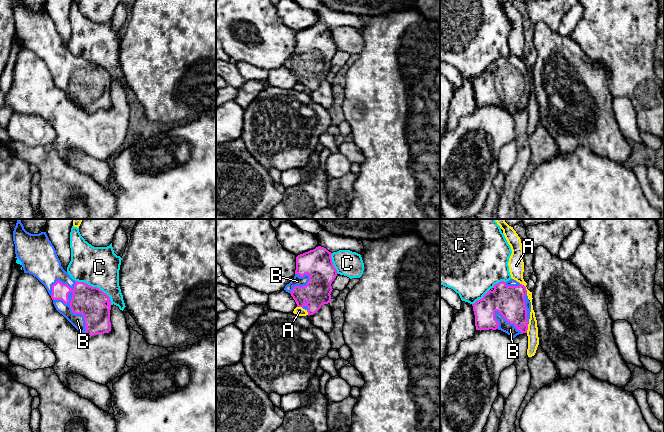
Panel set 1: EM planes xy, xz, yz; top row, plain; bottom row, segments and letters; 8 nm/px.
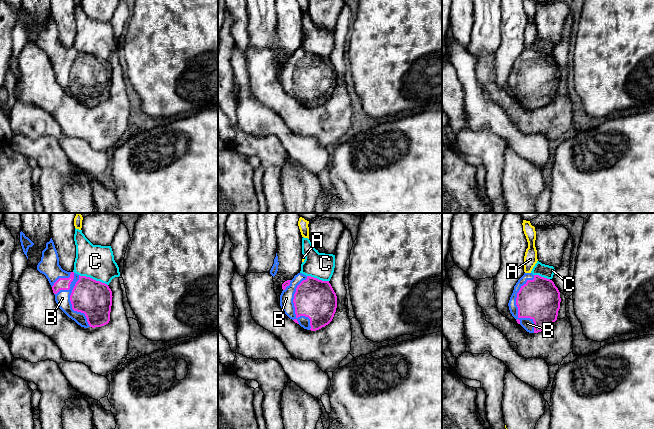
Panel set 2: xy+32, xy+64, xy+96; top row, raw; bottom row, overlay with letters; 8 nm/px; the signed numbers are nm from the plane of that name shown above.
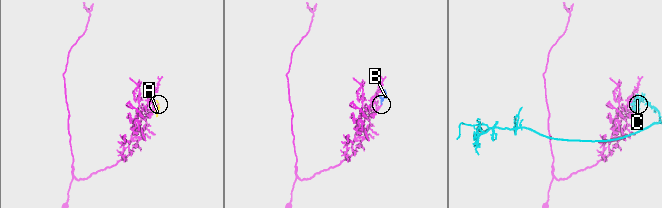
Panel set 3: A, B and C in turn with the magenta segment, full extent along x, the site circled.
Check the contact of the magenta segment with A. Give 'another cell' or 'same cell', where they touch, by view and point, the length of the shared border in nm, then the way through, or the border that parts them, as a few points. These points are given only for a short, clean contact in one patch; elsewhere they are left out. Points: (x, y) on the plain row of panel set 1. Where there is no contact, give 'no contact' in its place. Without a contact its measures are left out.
another cell | yz (525, 64) | 110 nm | along yz (520, 59), (525, 63), (527, 69)

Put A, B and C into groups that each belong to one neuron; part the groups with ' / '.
A / B / C

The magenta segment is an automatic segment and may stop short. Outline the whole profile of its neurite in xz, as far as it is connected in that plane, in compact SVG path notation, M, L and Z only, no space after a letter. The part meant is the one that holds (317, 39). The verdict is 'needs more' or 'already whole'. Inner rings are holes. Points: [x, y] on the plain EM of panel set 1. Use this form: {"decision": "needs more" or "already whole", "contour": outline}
{"decision": "needs more", "contour": "M318 22L296 33L294 55L284 66L291 70L297 83L302 83L308 91L315 90L322 81L330 79L332 58L337 52L332 29Z"}

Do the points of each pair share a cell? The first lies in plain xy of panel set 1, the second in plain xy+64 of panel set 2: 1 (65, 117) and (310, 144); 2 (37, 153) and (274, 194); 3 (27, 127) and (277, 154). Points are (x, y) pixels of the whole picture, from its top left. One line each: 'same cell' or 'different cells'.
1: different cells
2: same cell
3: different cells

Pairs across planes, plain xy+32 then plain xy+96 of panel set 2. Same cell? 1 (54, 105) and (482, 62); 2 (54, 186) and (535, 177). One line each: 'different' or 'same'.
1: same
2: different

